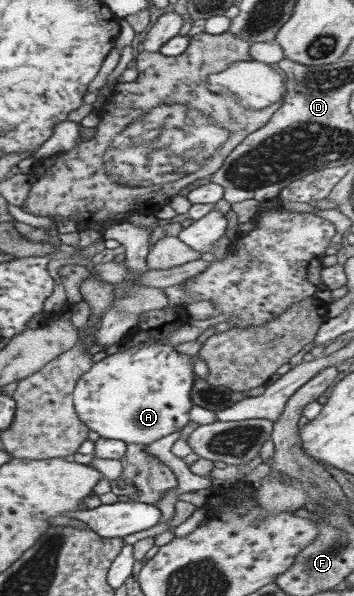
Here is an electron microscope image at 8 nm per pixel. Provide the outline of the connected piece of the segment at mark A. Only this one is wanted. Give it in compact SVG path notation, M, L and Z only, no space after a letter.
M180 283L162 287L161 290L168 296L168 307L138 314L134 330L142 330L152 336L148 338L150 344L144 344L142 348L138 346L138 362L126 362L126 368L116 368L116 358L120 353L106 356L108 360L102 360L100 364L108 366L91 364L91 368L78 378L73 387L71 398L76 417L100 438L148 445L180 430L189 422L188 412L193 406L189 397L195 380L193 358L182 356L174 350L175 344L163 340L173 334L172 330L188 324L185 320L186 306L192 304L192 295Z

